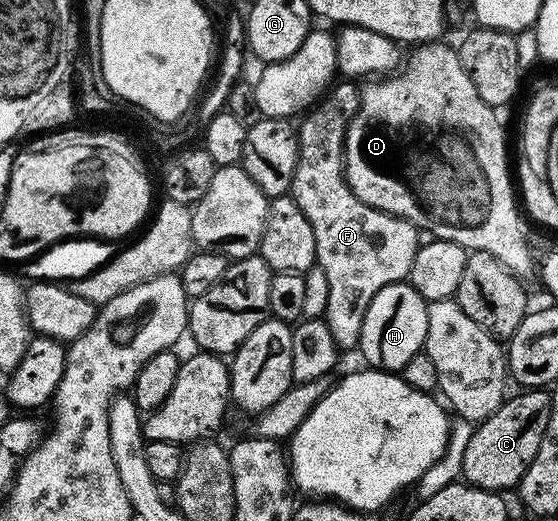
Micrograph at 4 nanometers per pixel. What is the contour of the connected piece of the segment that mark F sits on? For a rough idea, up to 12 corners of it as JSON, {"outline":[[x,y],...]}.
{"outline":[[360,87],[299,120],[290,192],[332,286],[322,317],[355,352],[370,301],[407,280],[413,223],[358,201],[344,138]]}

